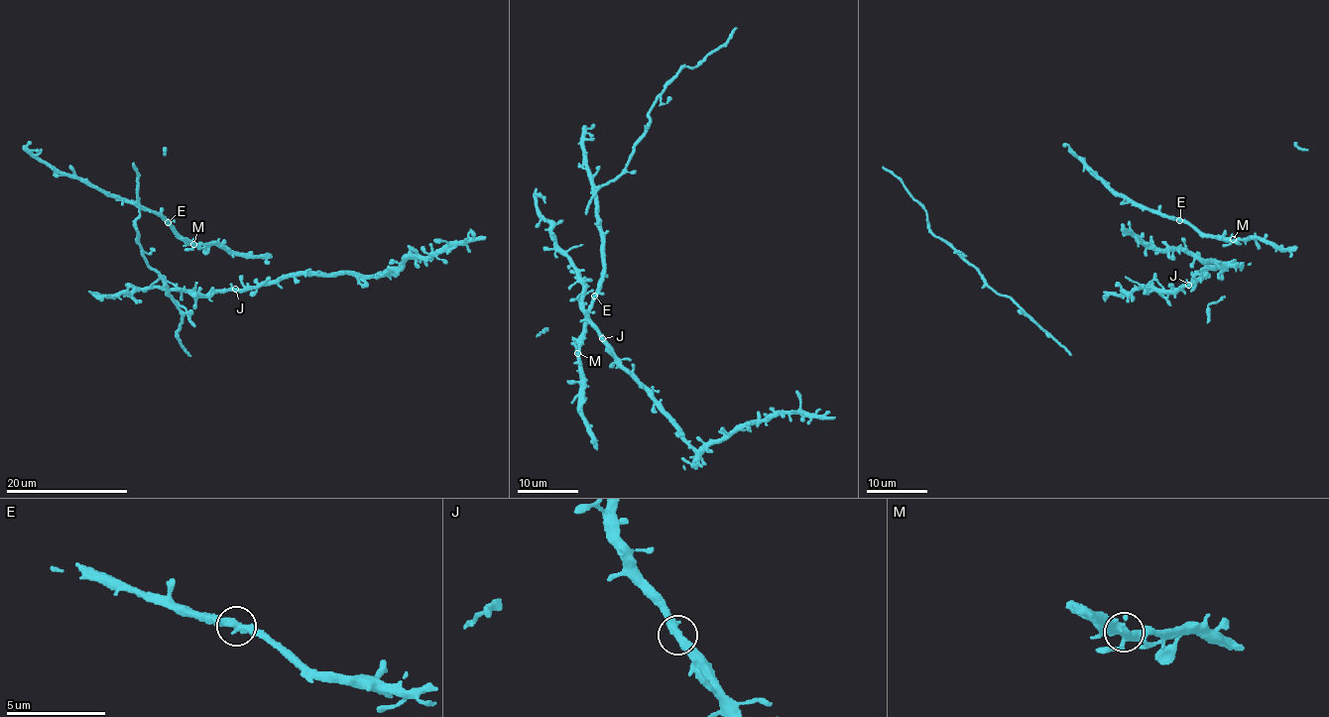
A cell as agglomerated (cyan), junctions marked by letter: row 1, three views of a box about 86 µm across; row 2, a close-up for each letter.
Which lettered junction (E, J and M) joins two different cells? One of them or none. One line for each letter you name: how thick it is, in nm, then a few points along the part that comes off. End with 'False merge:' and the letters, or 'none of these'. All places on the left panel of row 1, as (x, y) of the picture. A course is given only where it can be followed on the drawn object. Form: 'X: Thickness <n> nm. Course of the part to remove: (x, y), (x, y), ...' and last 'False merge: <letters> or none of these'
False merge: none of these

